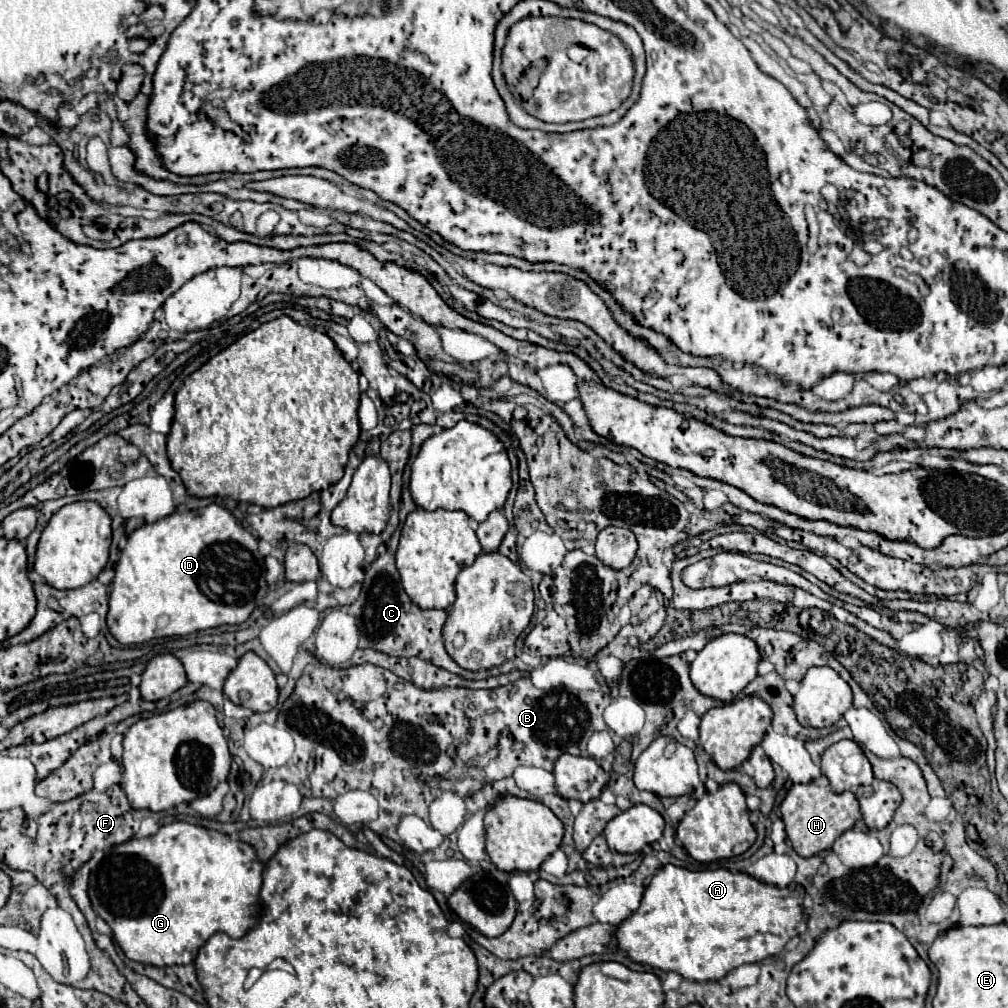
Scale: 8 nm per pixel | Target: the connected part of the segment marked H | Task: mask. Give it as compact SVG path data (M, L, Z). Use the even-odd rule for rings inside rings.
M826 776L816 778L814 782L810 782L810 786L794 784L788 790L784 802L780 804L780 812L786 824L786 834L792 842L792 848L804 858L830 850L836 838L842 836L846 830L850 830L860 820L860 806L858 806L856 796L852 792L834 794L830 790Z

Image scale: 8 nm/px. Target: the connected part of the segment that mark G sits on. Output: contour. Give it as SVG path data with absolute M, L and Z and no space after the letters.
M172 822L162 826L154 836L150 838L142 838L142 840L128 840L124 844L114 846L108 856L100 862L98 870L96 870L96 884L94 888L88 892L90 894L90 902L94 912L112 928L112 936L118 942L118 946L122 948L122 952L126 954L126 958L134 960L134 962L142 962L142 964L150 964L150 966L172 966L172 964L192 964L200 946L204 946L204 942L216 934L216 932L224 932L230 938L242 938L242 934L246 934L246 930L250 930L250 926L254 926L254 922L258 922L258 890L262 886L262 870L264 864L258 862L258 858L254 858L254 850L250 850L250 846L238 842L232 842L226 834L216 832L216 830L208 830L208 828L200 828L188 822Z

